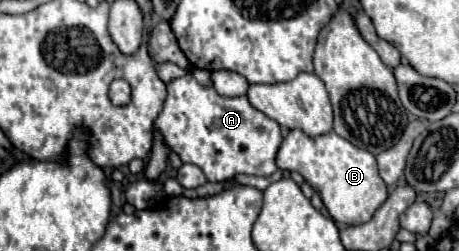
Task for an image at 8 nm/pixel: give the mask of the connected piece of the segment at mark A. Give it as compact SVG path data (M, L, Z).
M193 75L167 83L165 107L153 127L183 163L193 163L205 171L207 181L229 181L241 173L269 177L277 171L275 153L283 139L279 123L255 111L245 95L223 97L215 87L201 85Z

